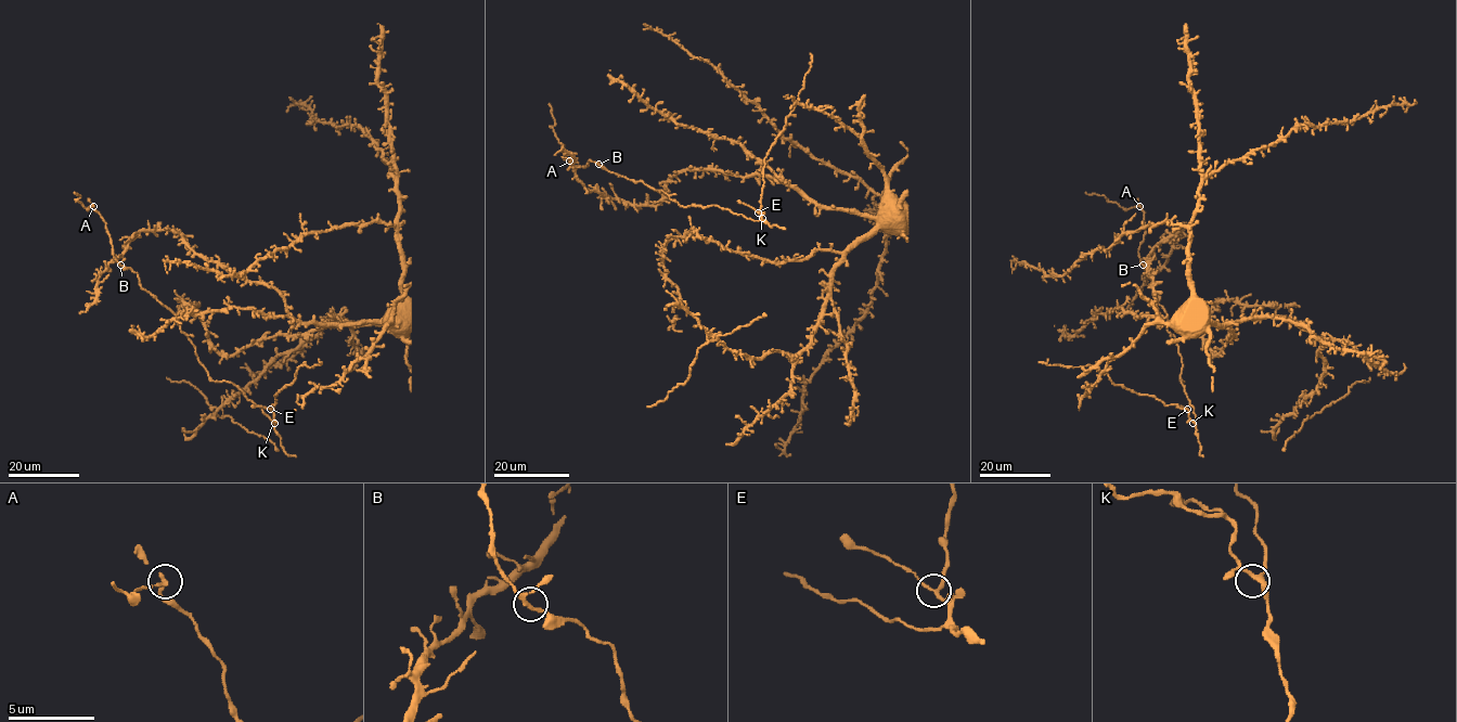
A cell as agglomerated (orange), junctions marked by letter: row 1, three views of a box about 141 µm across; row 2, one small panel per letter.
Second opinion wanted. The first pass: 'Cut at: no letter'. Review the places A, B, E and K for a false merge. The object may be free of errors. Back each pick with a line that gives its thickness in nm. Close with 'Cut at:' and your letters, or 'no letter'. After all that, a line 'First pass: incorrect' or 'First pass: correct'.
A: 180 nm thick
Cut at: A
First pass: incorrect

